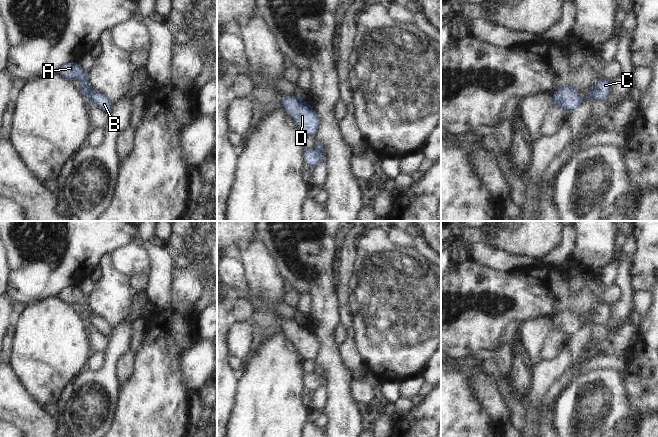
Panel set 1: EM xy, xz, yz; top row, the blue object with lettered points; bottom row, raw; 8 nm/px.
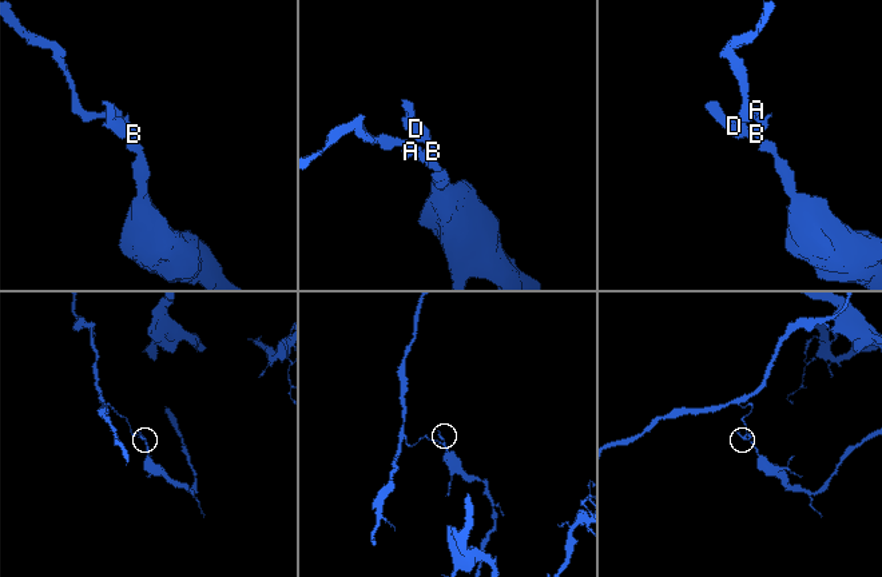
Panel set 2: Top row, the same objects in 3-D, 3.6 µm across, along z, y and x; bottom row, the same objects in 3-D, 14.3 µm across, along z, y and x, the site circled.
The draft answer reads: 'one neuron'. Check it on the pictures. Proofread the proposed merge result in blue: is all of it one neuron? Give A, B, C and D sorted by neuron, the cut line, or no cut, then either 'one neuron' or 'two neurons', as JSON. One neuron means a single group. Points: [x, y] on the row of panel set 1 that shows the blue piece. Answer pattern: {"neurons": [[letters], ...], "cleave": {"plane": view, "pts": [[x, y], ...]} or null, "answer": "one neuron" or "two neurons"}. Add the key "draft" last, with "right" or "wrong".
{"neurons": [["A", "C"], ["B", "D"]], "cleave": {"plane": "yz", "pts": [[592, 89], [596, 100]]}, "answer": "two neurons", "draft": "wrong"}

